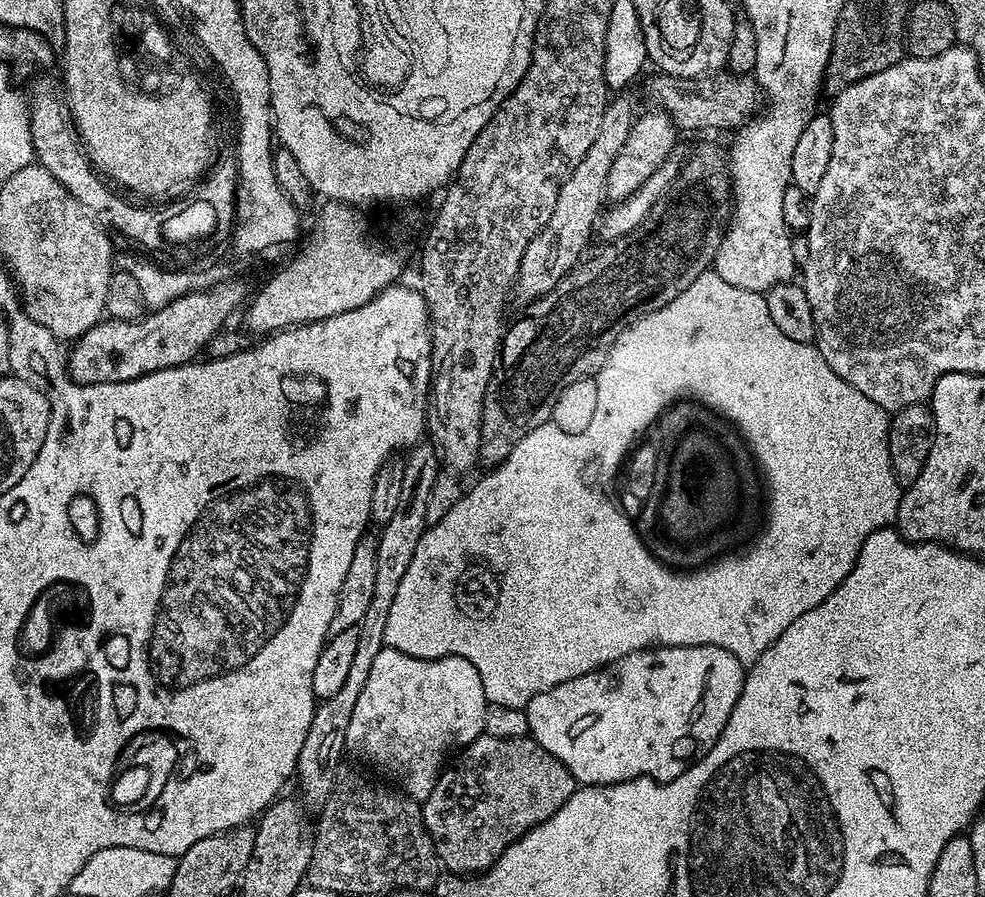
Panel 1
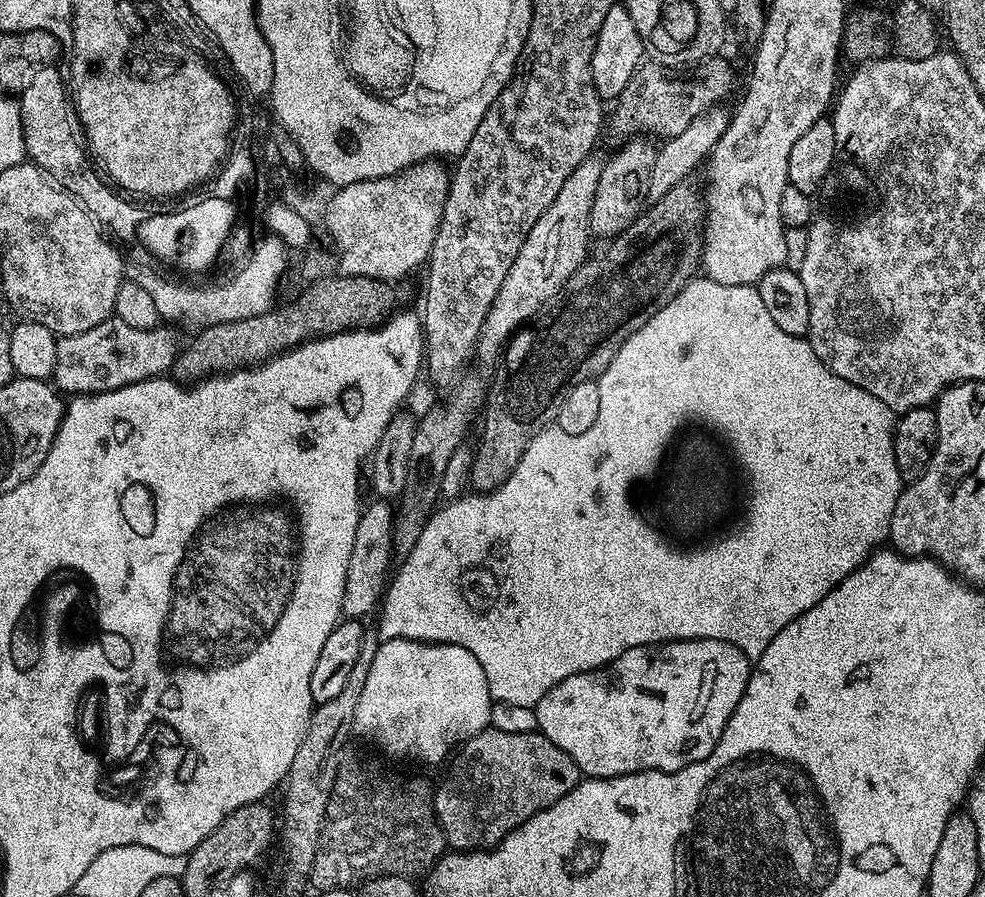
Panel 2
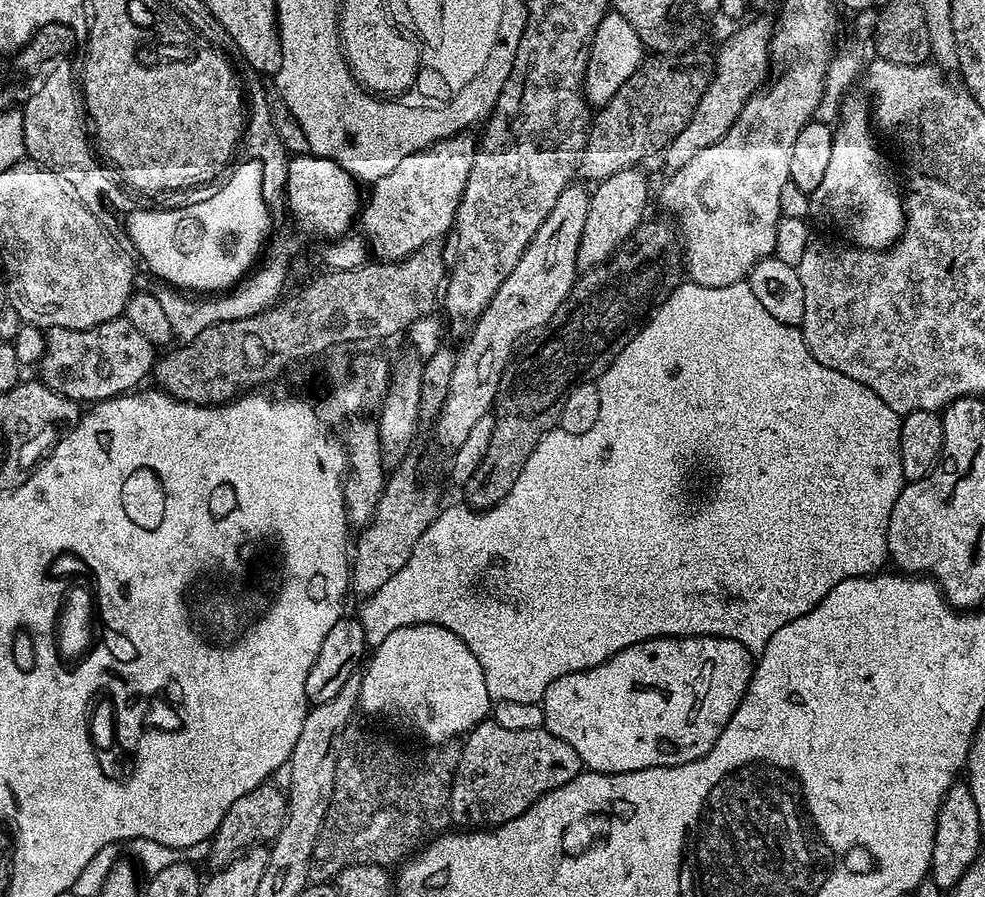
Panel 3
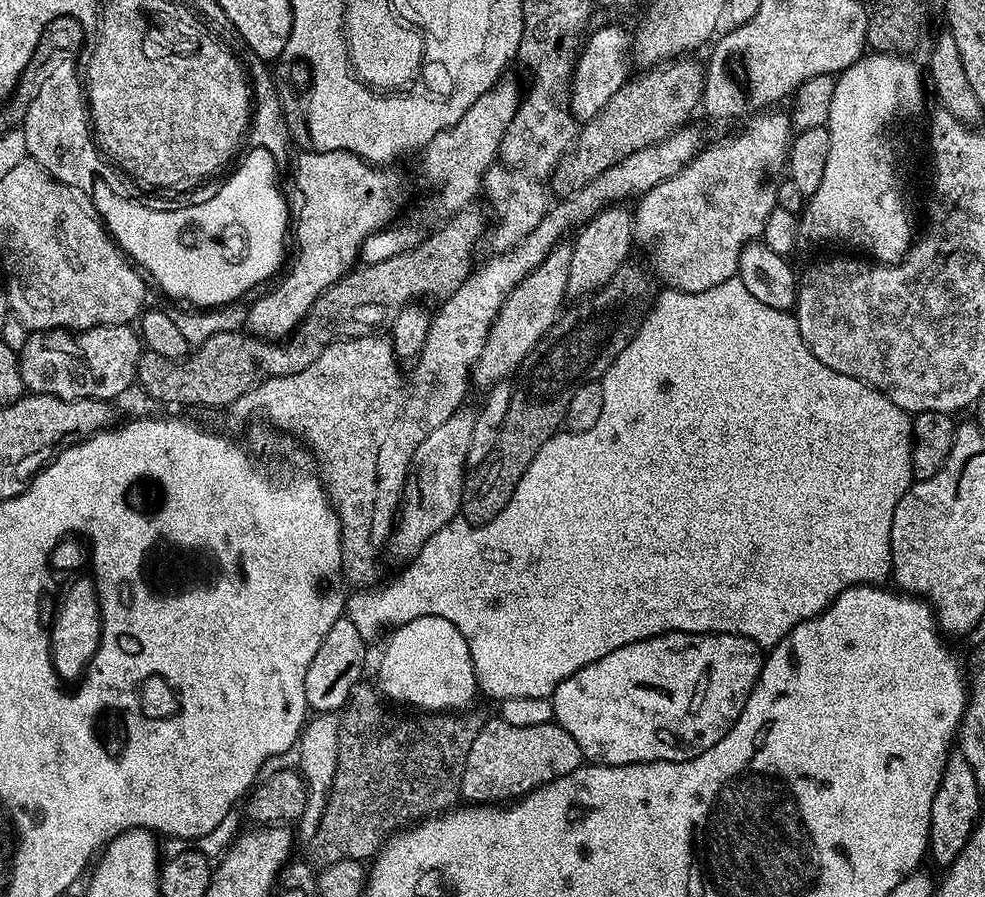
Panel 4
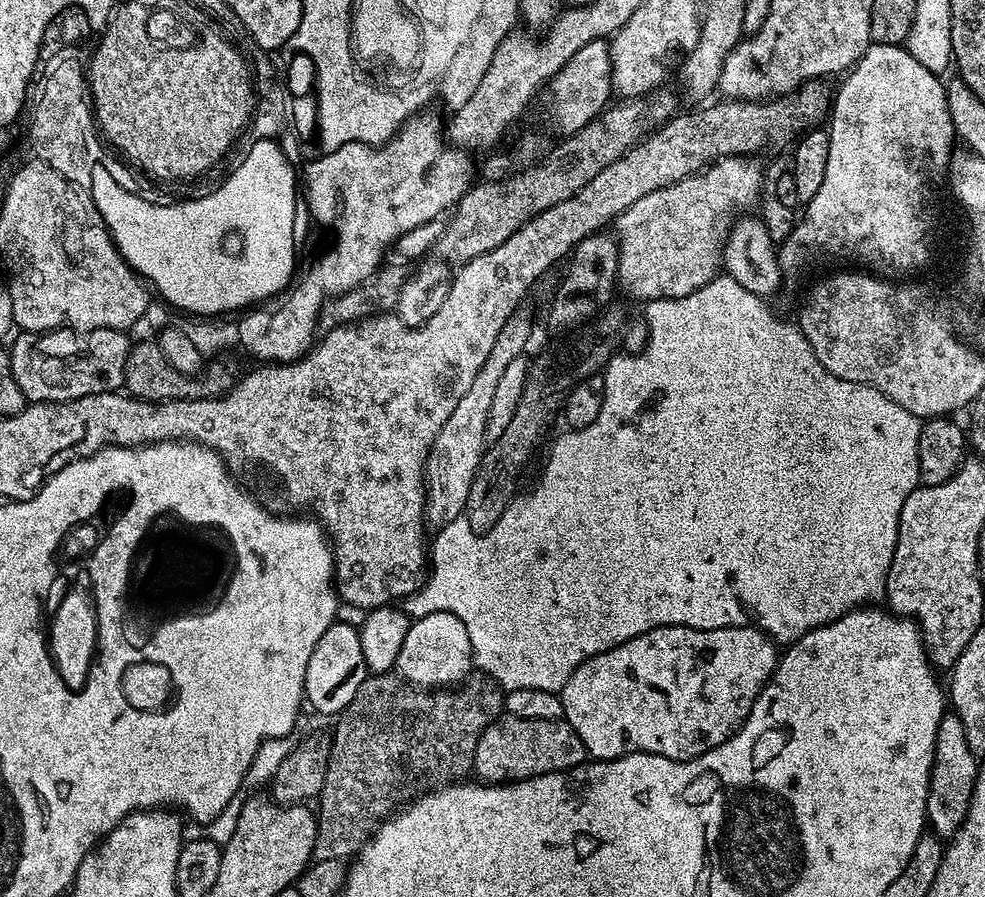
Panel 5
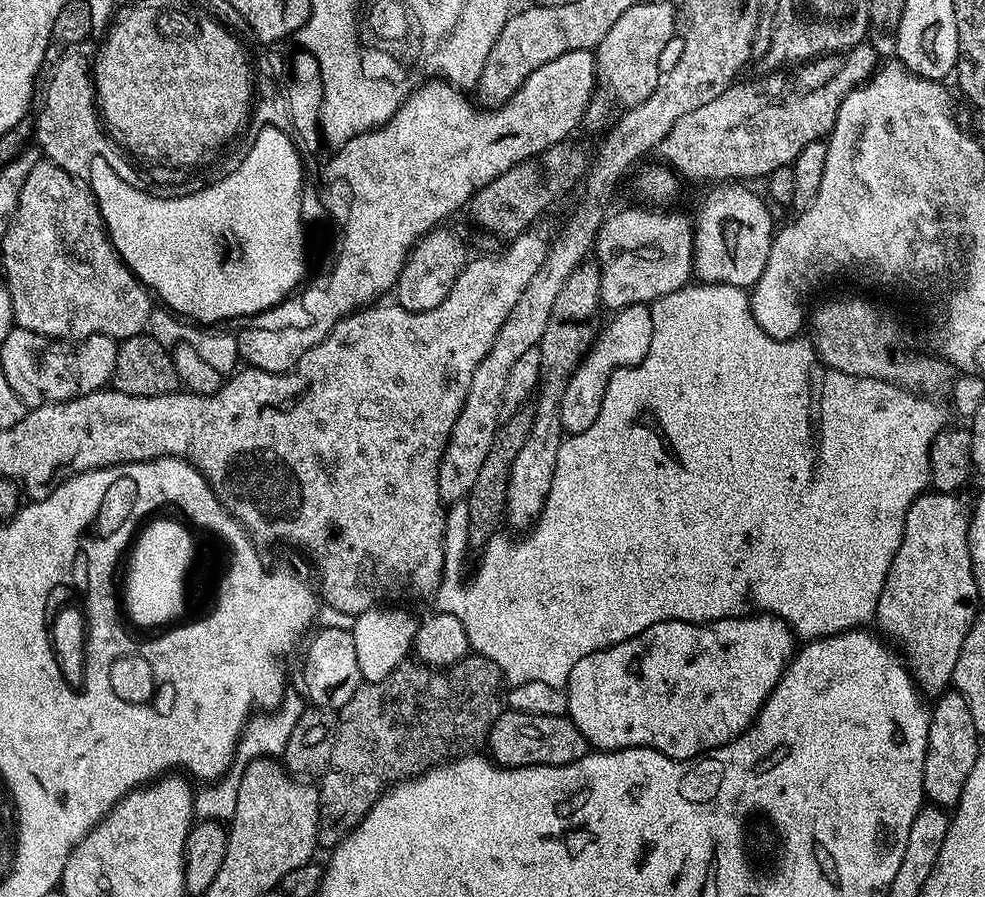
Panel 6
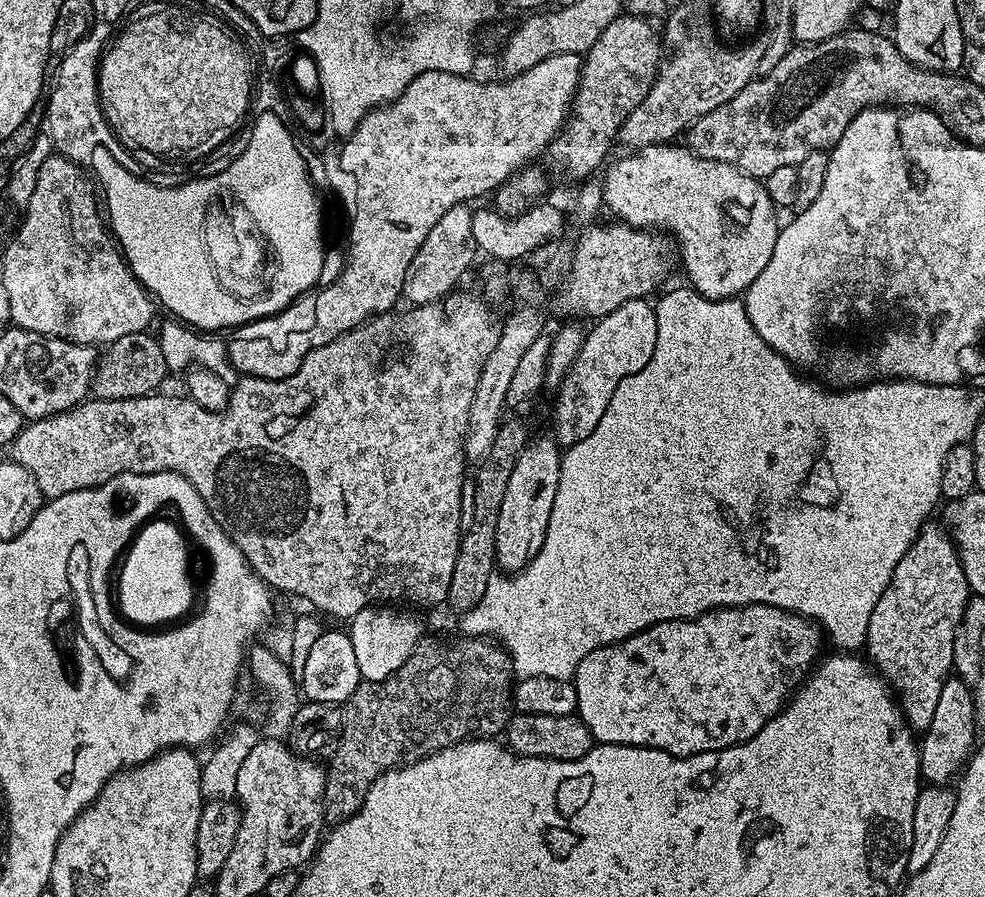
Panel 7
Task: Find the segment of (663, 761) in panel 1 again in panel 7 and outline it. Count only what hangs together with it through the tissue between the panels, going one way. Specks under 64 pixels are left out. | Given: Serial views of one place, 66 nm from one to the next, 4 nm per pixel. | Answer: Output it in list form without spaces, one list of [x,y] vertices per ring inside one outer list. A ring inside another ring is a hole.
[[[744,604],[740,608],[713,608],[710,612],[703,612],[701,616],[696,616],[692,620],[667,620],[666,622],[658,622],[654,626],[650,626],[646,630],[642,630],[638,634],[634,634],[630,638],[620,640],[616,644],[607,644],[598,650],[594,650],[590,654],[586,654],[586,658],[582,658],[582,662],[578,662],[578,670],[574,677],[576,685],[576,712],[580,720],[586,722],[586,726],[590,730],[593,741],[596,744],[629,744],[635,748],[657,748],[663,752],[668,752],[672,756],[693,756],[694,754],[702,754],[703,752],[717,752],[723,748],[729,748],[735,744],[741,744],[750,739],[754,734],[758,734],[758,730],[762,730],[762,726],[766,726],[766,722],[770,722],[775,716],[782,711],[786,701],[796,691],[798,685],[803,681],[804,677],[812,671],[814,665],[821,659],[820,652],[820,636],[822,637],[822,629],[814,620],[807,620],[804,616],[799,616],[797,612],[787,612],[781,608],[774,606],[766,606],[765,604]]]

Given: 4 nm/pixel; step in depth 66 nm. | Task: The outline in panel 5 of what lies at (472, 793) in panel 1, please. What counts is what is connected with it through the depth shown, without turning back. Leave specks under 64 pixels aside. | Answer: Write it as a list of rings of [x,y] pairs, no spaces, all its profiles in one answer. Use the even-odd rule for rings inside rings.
[[[501,714],[496,717],[496,721],[478,738],[478,746],[474,750],[472,759],[472,772],[480,780],[485,780],[488,786],[494,784],[511,785],[513,780],[529,780],[542,774],[551,772],[569,772],[570,769],[585,763],[588,751],[586,746],[582,746],[582,738],[574,734],[574,730],[563,719],[559,720],[535,720],[534,718],[518,718]]]

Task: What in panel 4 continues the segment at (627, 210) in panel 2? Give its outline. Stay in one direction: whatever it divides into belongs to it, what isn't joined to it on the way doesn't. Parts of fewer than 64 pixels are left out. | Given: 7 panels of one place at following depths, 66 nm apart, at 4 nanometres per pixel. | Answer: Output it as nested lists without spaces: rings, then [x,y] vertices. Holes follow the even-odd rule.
[[[613,206],[604,208],[575,233],[576,240],[571,241],[570,275],[566,278],[569,297],[590,296],[616,277],[616,271],[629,259],[628,251],[634,248],[633,223],[634,216],[629,209],[627,212],[624,206]]]

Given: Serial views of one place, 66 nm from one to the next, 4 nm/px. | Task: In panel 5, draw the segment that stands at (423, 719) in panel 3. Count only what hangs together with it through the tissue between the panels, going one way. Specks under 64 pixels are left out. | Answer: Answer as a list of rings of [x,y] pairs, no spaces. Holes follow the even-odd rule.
[[[449,612],[415,617],[406,630],[394,668],[401,680],[420,690],[447,690],[467,680],[474,665],[470,634],[466,634],[462,618],[454,618]]]

